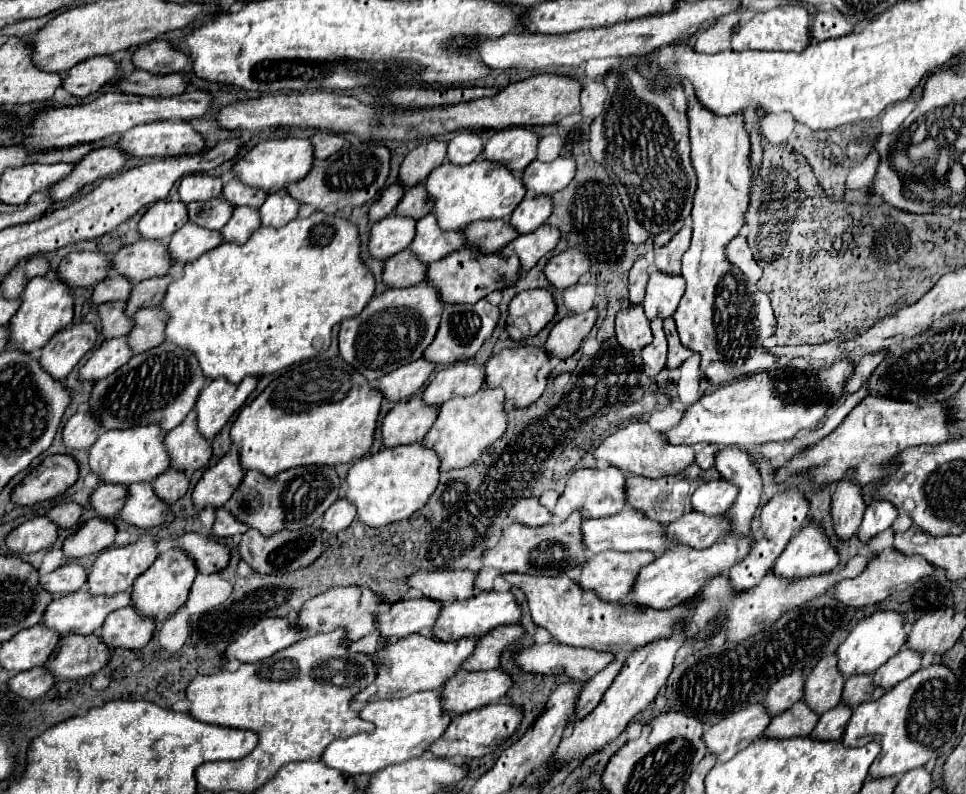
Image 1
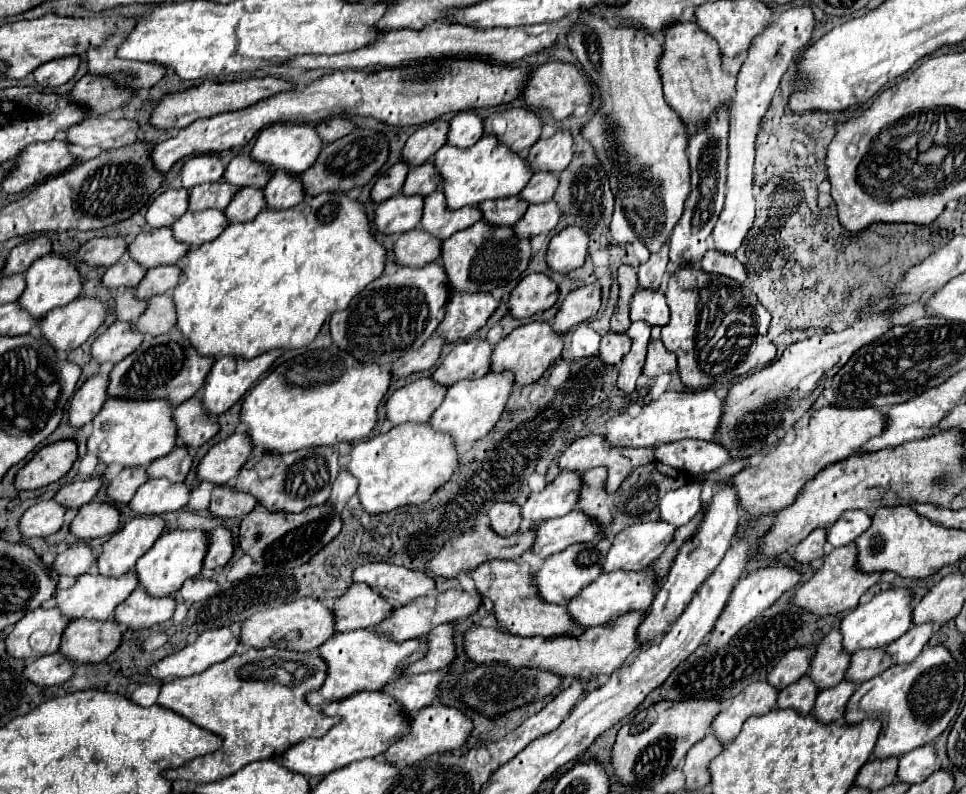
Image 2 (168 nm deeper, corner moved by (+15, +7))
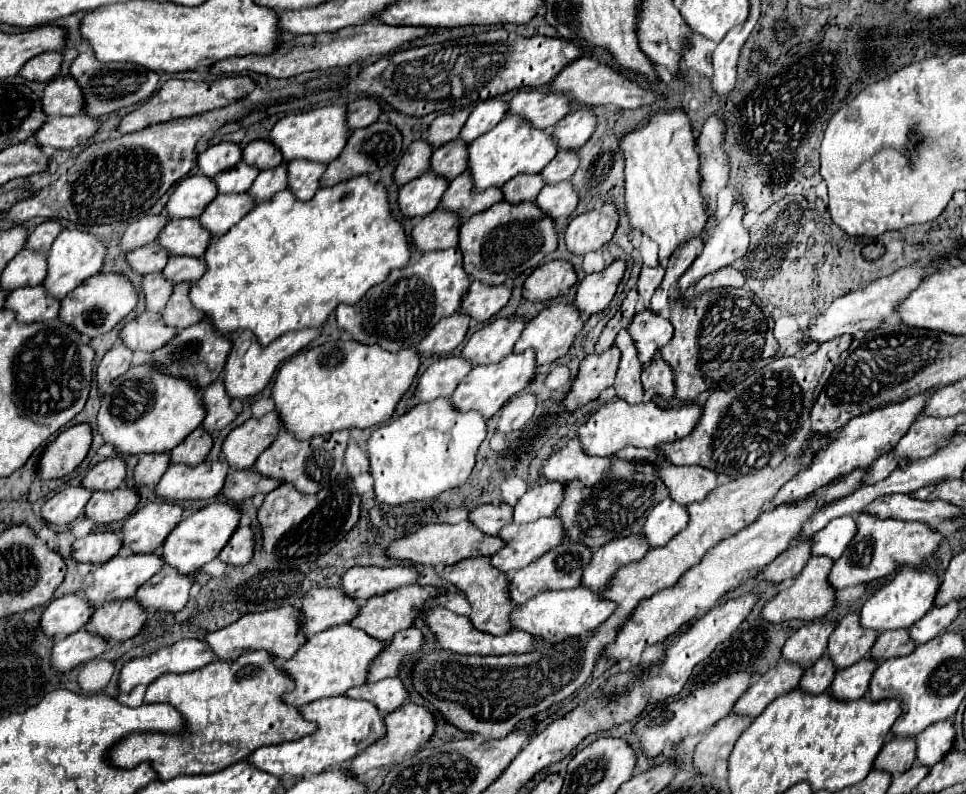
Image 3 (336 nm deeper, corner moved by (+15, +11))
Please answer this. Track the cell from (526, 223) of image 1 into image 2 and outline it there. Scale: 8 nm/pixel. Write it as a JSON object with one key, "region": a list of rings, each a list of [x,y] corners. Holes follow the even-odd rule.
{"region":[[[537,172],[531,182],[523,188],[523,192],[519,194],[523,200],[529,200],[529,204],[537,204],[537,202],[547,202],[549,198],[553,198],[555,190],[559,186],[559,176],[553,172]]]}

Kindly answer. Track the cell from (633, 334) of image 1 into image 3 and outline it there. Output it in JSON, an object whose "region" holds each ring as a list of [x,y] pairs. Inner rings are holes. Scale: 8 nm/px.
{"region":[[[613,344],[609,350],[601,354],[589,354],[581,360],[579,374],[565,396],[565,410],[573,412],[587,404],[589,400],[595,400],[605,388],[613,386],[615,372],[619,366],[621,350]]]}

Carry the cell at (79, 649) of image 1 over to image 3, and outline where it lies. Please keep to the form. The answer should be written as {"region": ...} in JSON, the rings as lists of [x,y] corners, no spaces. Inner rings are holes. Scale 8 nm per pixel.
{"region":[[[133,598],[121,602],[117,600],[97,608],[83,630],[97,634],[105,642],[125,642],[143,628],[145,620],[147,610],[143,610]]]}

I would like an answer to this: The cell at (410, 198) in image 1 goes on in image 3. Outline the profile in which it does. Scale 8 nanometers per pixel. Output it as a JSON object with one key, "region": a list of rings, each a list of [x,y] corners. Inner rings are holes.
{"region":[[[453,140],[437,148],[431,156],[431,166],[429,172],[435,176],[445,178],[447,182],[465,172],[465,162],[467,162],[467,144],[463,140]]]}

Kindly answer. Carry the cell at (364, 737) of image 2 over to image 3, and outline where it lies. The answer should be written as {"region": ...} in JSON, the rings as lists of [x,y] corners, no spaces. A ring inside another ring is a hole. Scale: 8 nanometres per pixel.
{"region":[[[345,694],[315,700],[313,704],[303,706],[301,714],[305,720],[317,722],[317,732],[313,732],[311,736],[303,736],[295,742],[281,742],[277,746],[257,748],[249,756],[249,762],[279,778],[287,774],[301,778],[309,774],[319,774],[329,766],[345,766],[357,754],[369,748],[369,744],[375,744],[377,740],[381,740],[381,736],[385,736],[385,716],[379,712],[379,708],[373,702],[355,700]]]}

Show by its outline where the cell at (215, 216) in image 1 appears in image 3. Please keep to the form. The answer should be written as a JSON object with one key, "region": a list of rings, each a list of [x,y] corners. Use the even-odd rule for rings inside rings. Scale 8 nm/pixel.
{"region":[[[239,162],[233,170],[213,176],[213,182],[215,182],[219,194],[239,194],[239,192],[249,190],[249,186],[253,184],[257,174],[259,174],[259,170],[255,166],[247,166],[247,164]]]}

